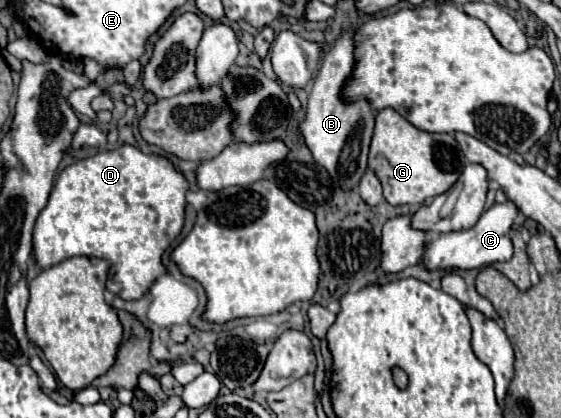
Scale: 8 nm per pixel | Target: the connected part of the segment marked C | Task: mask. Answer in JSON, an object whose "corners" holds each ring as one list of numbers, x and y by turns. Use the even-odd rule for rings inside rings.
{"corners":[[513,201,505,203,495,203,491,209,487,209,479,221,471,229,463,229,457,233,437,233,429,235,425,243,425,255,423,255,423,265,427,269,481,269,485,265,497,263,497,261,509,261,513,257,513,221,521,211]]}

